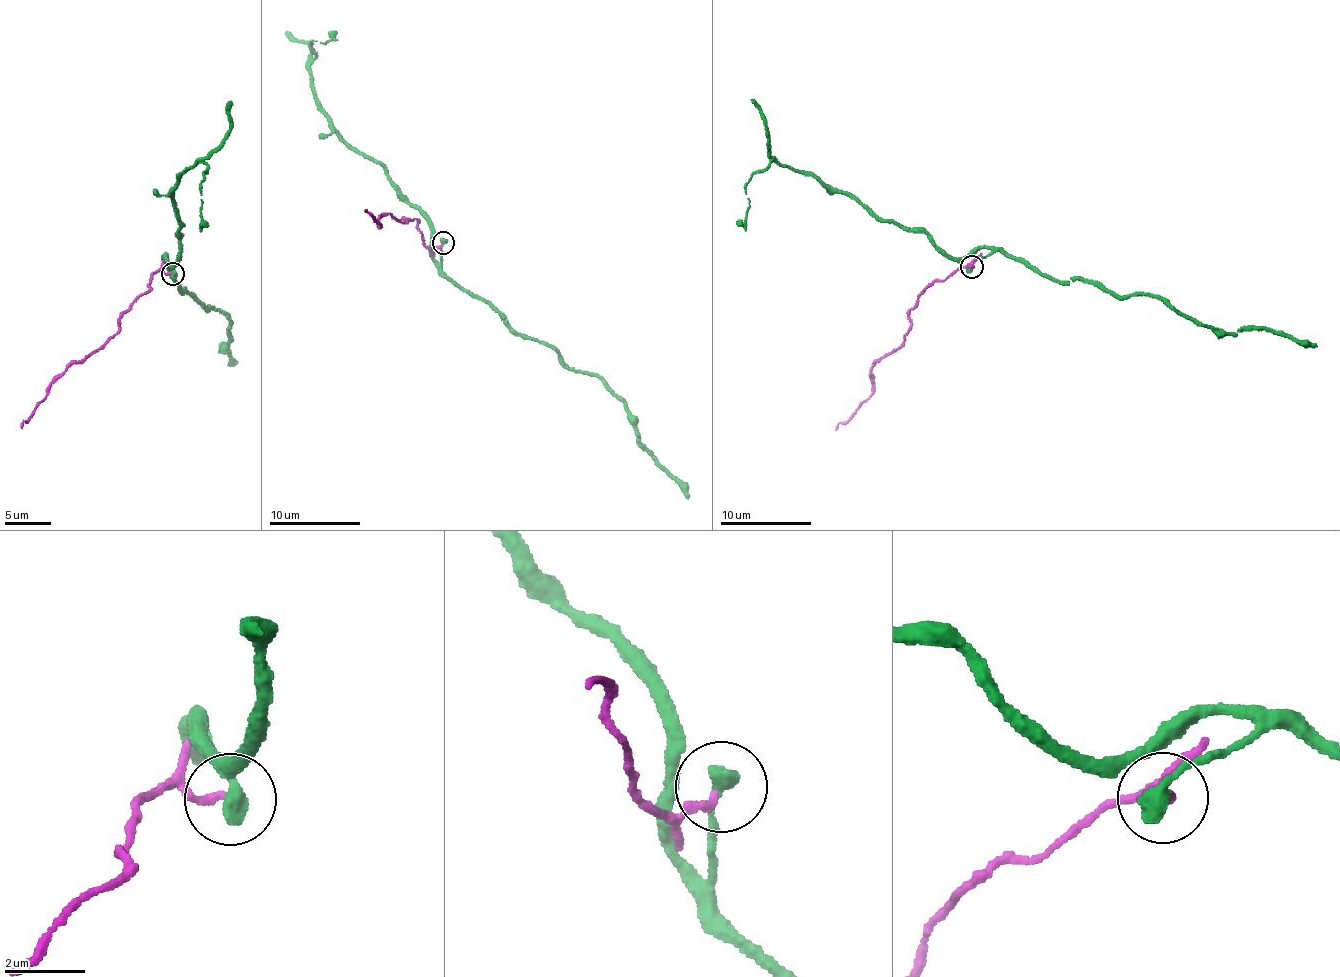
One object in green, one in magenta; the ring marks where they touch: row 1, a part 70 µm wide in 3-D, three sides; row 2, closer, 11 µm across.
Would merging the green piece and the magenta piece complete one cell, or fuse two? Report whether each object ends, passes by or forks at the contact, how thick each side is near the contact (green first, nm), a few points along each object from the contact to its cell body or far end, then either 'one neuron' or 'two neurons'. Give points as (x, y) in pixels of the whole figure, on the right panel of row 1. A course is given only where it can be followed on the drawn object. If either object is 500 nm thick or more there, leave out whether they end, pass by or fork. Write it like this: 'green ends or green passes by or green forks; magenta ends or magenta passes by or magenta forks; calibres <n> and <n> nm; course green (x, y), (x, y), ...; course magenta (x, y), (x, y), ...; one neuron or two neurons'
green ends; magenta ends; calibres 480 and 190 nm; course green (972, 266), (1003, 250), (1061, 282), (1161, 299), (1205, 326), (1266, 328), (1317, 347); course magenta (971, 266), (965, 264), (922, 290), (901, 343), (873, 363), (871, 395), (839, 423), (836, 430); two neurons

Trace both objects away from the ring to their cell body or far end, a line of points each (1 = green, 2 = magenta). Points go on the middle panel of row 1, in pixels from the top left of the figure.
1: (443, 243), (444, 274), (625, 405), (635, 432), (688, 499)
2: (441, 243), (427, 248), (416, 219), (405, 222), (381, 214), (379, 226), (366, 211), (368, 209)

